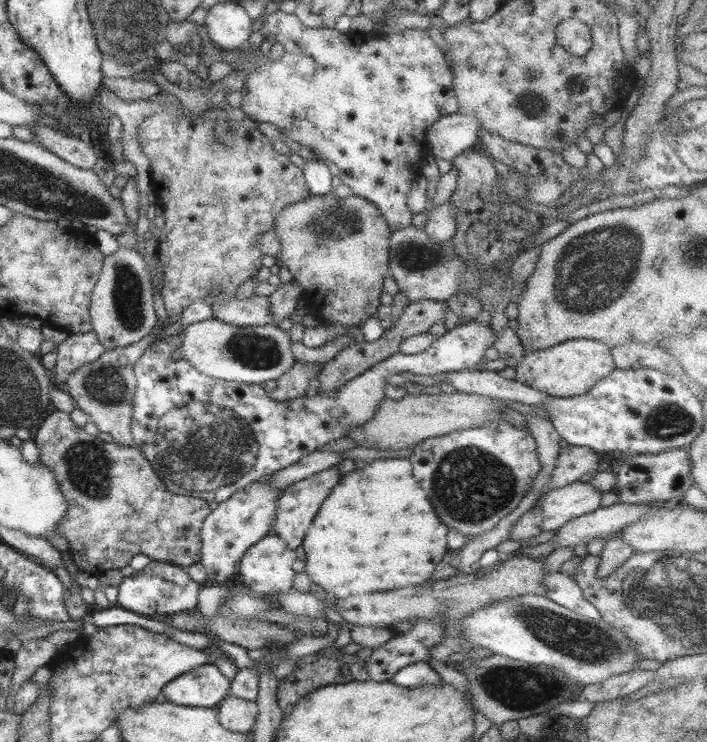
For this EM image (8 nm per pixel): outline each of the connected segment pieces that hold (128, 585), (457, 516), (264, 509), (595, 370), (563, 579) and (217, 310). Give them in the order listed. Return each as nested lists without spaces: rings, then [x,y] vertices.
[[[151,560],[144,569],[134,570],[130,576],[123,578],[118,586],[117,602],[122,609],[157,619],[157,616],[196,610],[201,587],[188,575],[185,568]]]
[[[503,419],[490,421],[481,427],[431,436],[413,447],[408,460],[414,480],[420,482],[442,524],[462,532],[464,536],[468,535],[469,538],[492,531],[505,516],[518,509],[532,487],[536,472],[540,473],[542,469],[542,463],[538,460],[537,444],[529,429],[516,428]]]
[[[270,476],[234,492],[225,502],[218,504],[216,510],[211,510],[202,524],[200,562],[206,569],[208,583],[228,584],[236,574],[244,553],[270,534],[270,527],[277,517],[278,499],[282,497],[283,490],[272,488],[268,481]]]
[[[580,338],[544,350],[527,352],[514,369],[515,379],[523,385],[531,386],[551,397],[568,398],[586,394],[601,378],[616,369],[616,365],[607,344]]]
[[[558,572],[549,573],[543,578],[543,583],[547,586],[545,597],[559,606],[572,610],[575,614],[584,619],[601,619],[598,610],[586,601],[584,593],[578,583],[566,574]]]
[[[252,295],[242,300],[228,297],[213,306],[213,317],[234,326],[262,326],[271,324],[269,297]]]

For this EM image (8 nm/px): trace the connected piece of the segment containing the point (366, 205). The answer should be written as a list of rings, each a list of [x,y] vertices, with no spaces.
[[[330,191],[324,196],[311,195],[300,202],[295,202],[283,208],[278,213],[272,231],[275,232],[280,244],[282,244],[280,253],[275,257],[276,261],[282,262],[284,267],[292,273],[293,280],[295,280],[303,290],[302,297],[308,302],[308,308],[310,308],[312,315],[316,315],[319,320],[322,318],[322,320],[325,320],[325,323],[334,322],[335,324],[340,324],[343,329],[350,326],[360,326],[367,316],[378,316],[378,308],[380,308],[381,305],[380,296],[385,292],[385,280],[391,276],[388,262],[392,231],[389,229],[386,219],[373,202],[368,202],[365,198],[360,198],[354,194],[345,198],[337,197],[334,191]]]

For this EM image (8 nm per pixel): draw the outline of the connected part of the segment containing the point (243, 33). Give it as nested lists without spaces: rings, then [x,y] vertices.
[[[220,2],[208,10],[206,30],[210,40],[221,50],[234,51],[248,44],[254,20],[234,2]]]

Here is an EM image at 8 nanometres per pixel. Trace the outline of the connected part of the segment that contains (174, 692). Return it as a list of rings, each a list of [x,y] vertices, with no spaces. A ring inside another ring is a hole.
[[[210,662],[177,676],[163,688],[162,693],[168,702],[178,706],[216,708],[223,698],[230,695],[230,685],[228,677]]]

